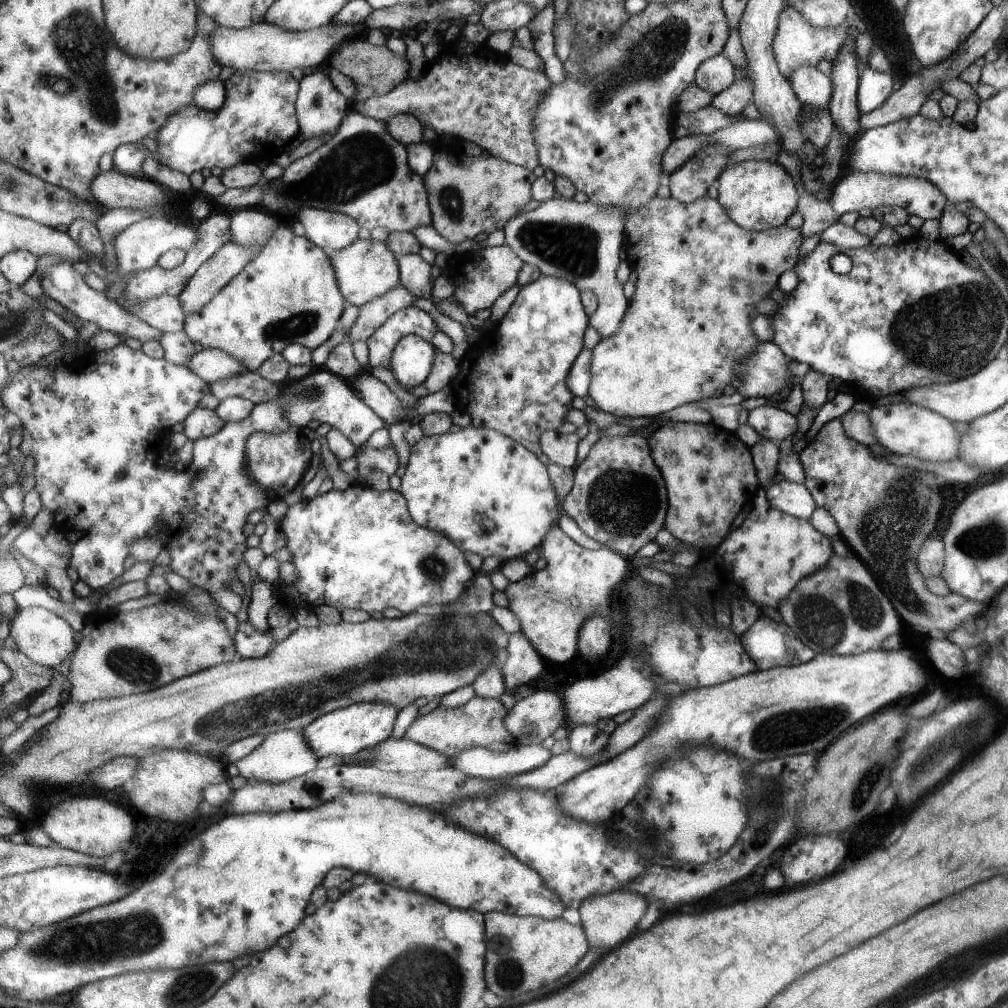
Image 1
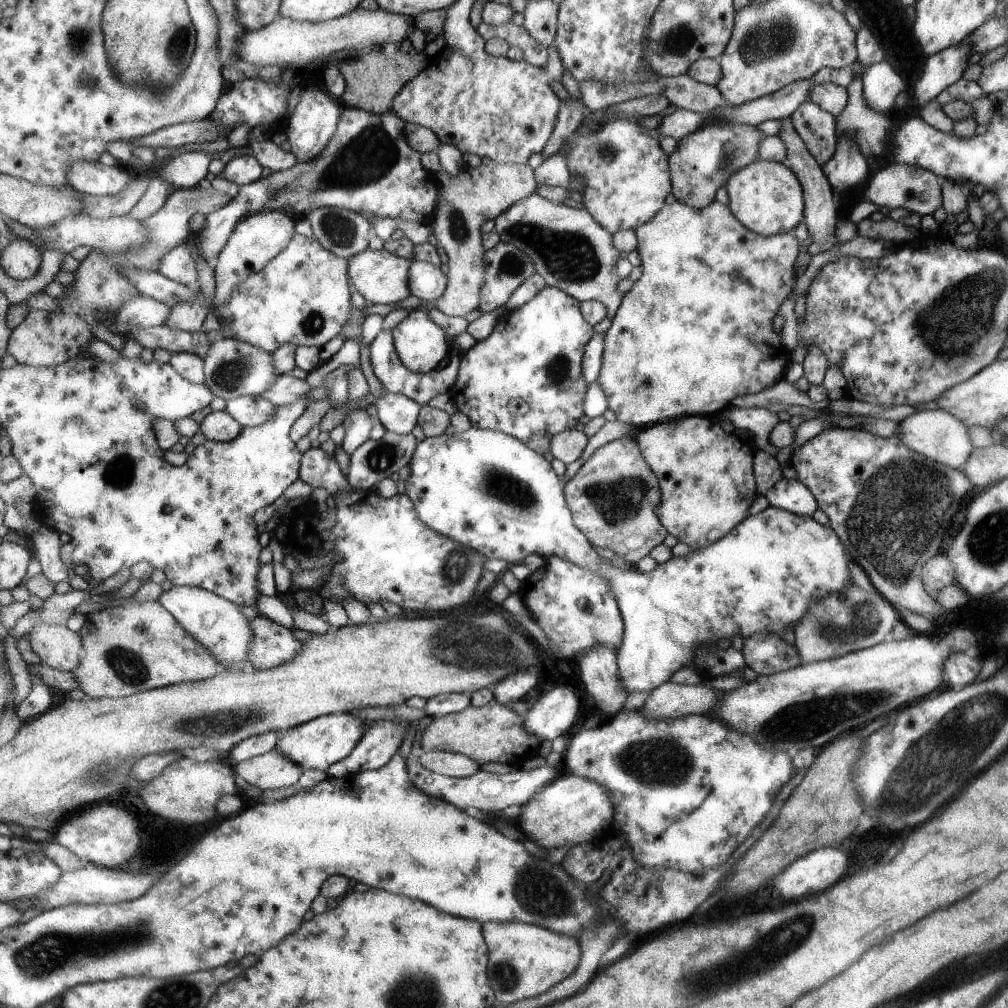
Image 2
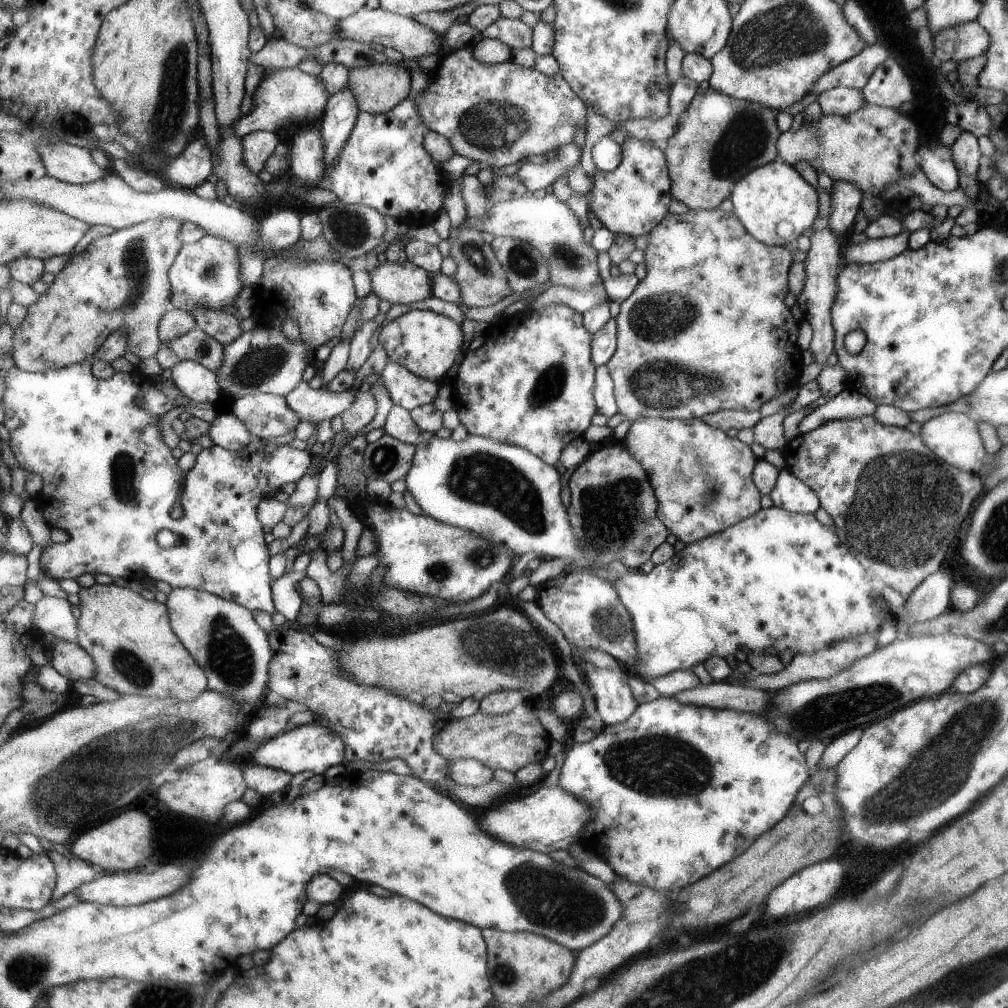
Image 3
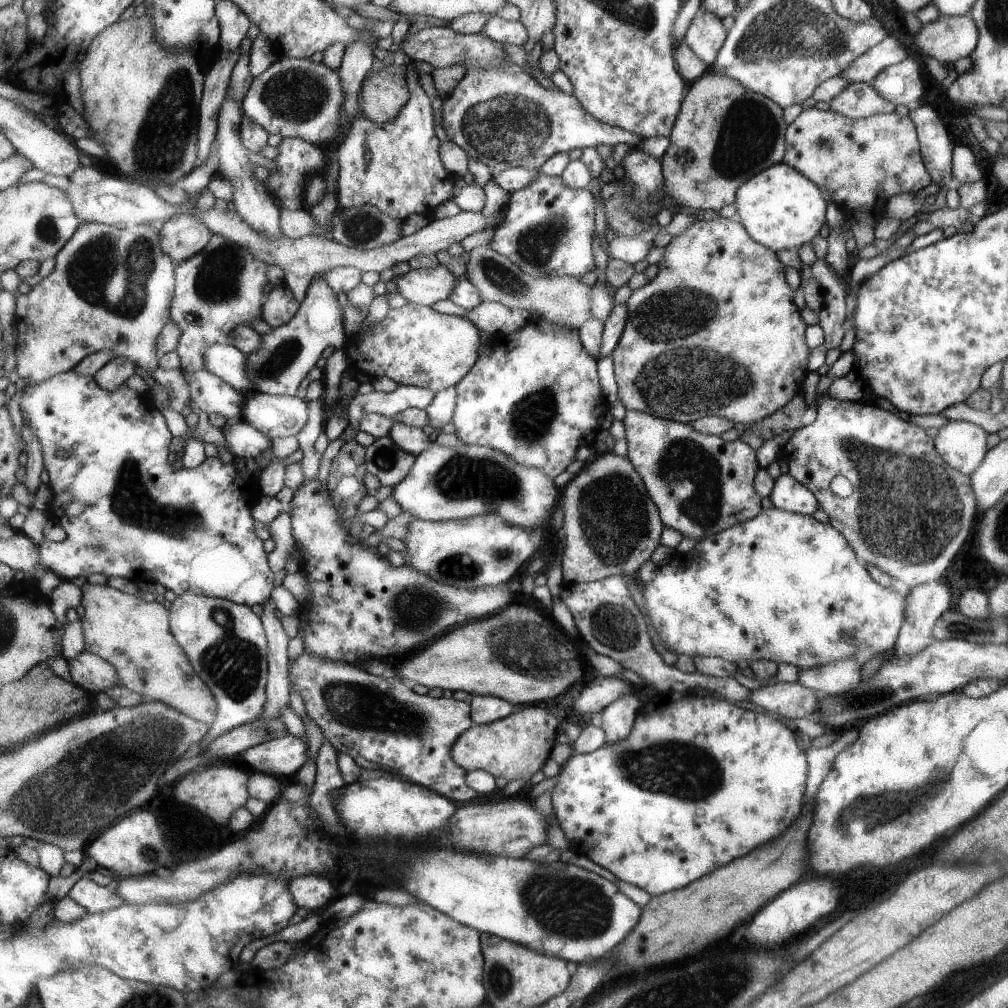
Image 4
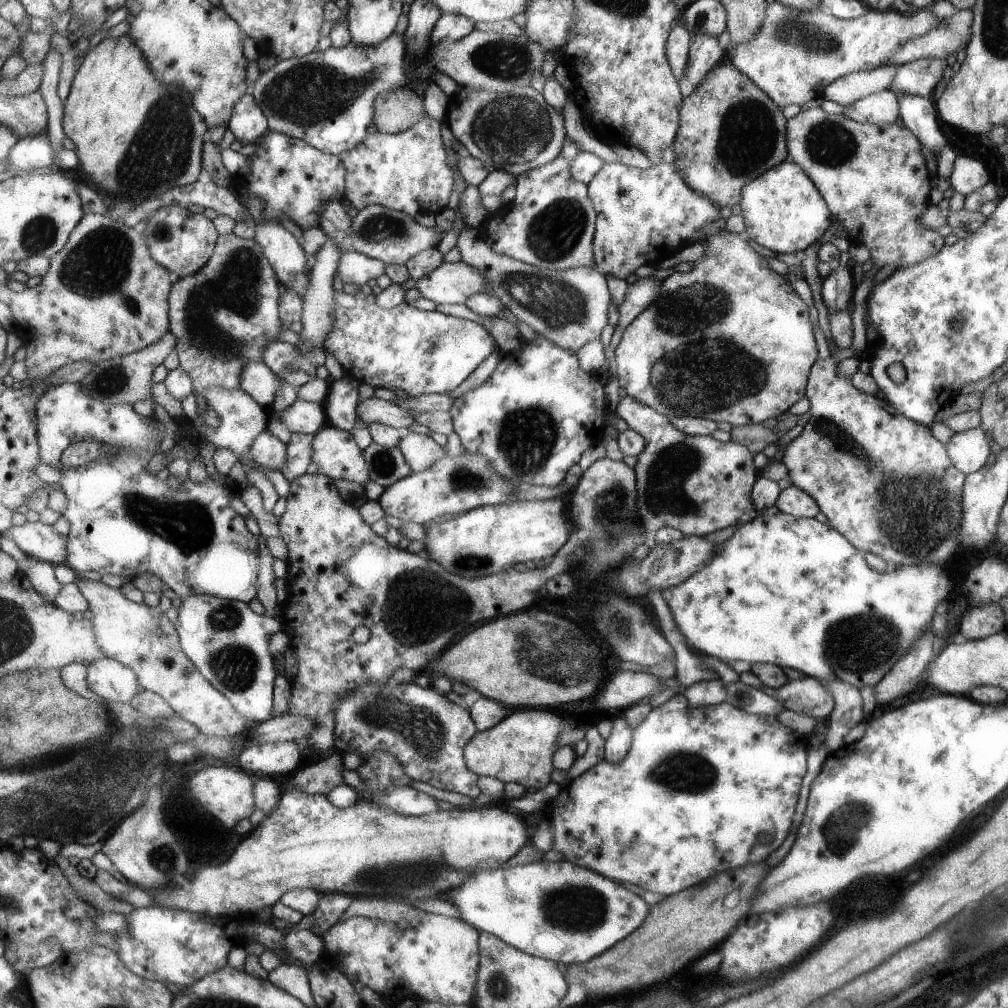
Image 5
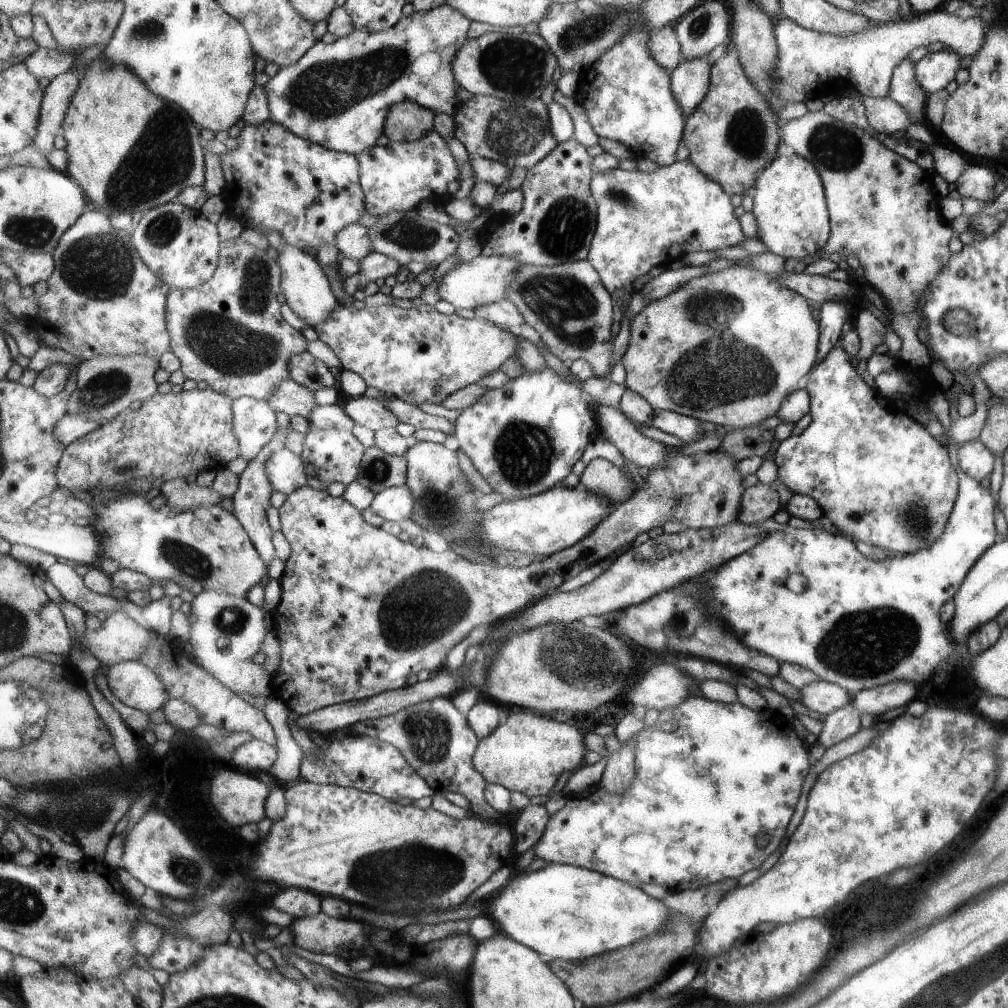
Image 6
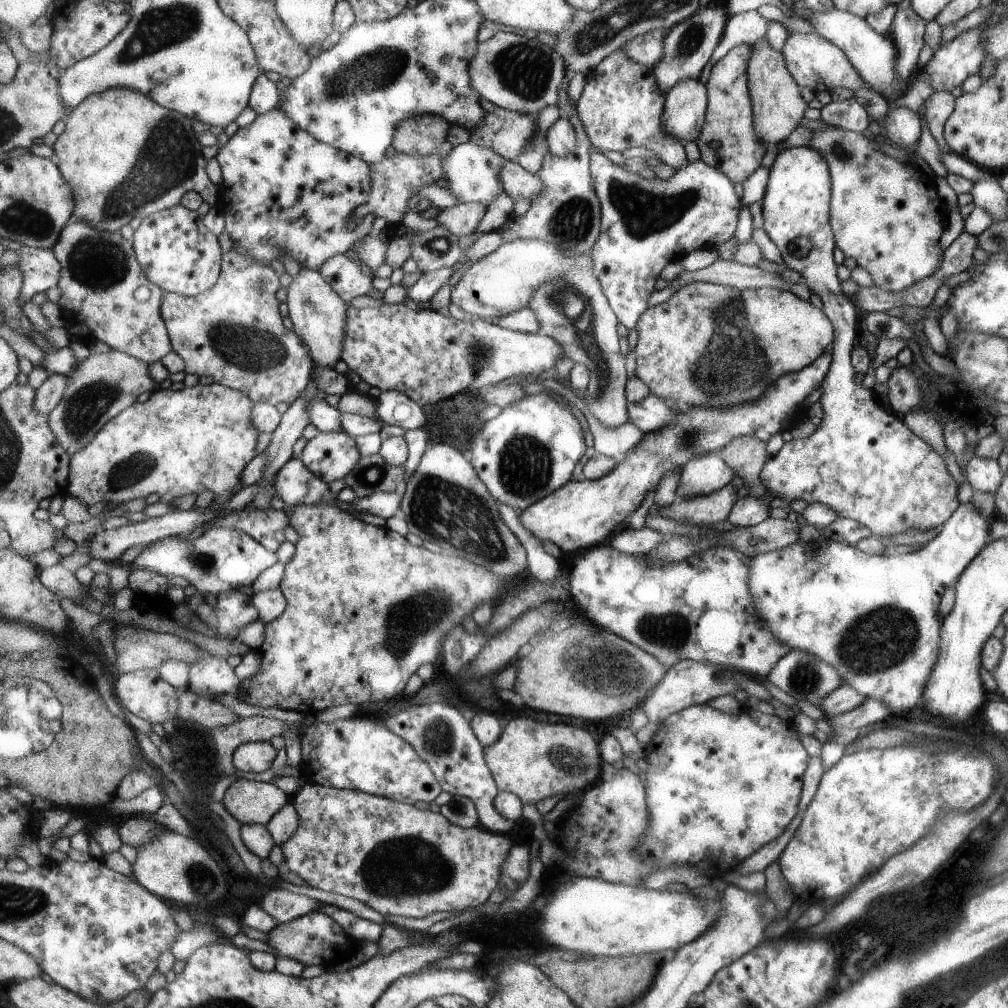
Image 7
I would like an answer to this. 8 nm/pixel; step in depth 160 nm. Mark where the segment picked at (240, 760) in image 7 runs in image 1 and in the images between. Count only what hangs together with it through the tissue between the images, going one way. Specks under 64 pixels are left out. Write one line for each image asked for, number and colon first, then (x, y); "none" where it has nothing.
1: (343, 732)
2: (325, 740)
3: (315, 747)
4: (284, 757)
5: (276, 759)
6: (257, 754)

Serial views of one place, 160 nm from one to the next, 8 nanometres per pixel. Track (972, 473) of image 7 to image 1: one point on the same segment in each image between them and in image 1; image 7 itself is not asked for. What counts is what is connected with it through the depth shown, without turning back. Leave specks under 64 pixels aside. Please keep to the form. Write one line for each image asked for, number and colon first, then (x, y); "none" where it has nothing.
1: (905, 429)
2: (937, 434)
3: (953, 437)
4: (961, 444)
5: (968, 450)
6: (974, 460)

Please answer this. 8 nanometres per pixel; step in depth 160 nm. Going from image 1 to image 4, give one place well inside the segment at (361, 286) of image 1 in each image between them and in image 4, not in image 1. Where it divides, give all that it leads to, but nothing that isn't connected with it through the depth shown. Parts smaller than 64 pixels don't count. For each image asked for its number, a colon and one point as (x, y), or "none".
2: (382, 277)
3: (399, 283)
4: (422, 286)

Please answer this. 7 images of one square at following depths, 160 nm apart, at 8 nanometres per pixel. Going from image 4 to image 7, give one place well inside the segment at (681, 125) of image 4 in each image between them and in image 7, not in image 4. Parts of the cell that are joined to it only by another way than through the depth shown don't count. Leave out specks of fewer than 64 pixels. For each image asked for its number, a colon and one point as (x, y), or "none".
5: (731, 131)
6: (731, 135)
7: (729, 120)

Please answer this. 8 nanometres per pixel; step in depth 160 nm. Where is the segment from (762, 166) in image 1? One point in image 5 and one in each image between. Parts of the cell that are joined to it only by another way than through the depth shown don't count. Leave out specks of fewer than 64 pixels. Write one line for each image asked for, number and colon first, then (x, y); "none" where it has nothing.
2: (765, 196)
3: (773, 193)
4: (780, 208)
5: (782, 209)

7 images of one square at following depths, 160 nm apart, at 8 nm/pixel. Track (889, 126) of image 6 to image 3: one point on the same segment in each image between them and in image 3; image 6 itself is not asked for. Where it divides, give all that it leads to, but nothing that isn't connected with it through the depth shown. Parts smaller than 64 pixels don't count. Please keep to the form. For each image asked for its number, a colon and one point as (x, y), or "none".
3: (840, 100)
4: (859, 100)
5: (879, 108)

